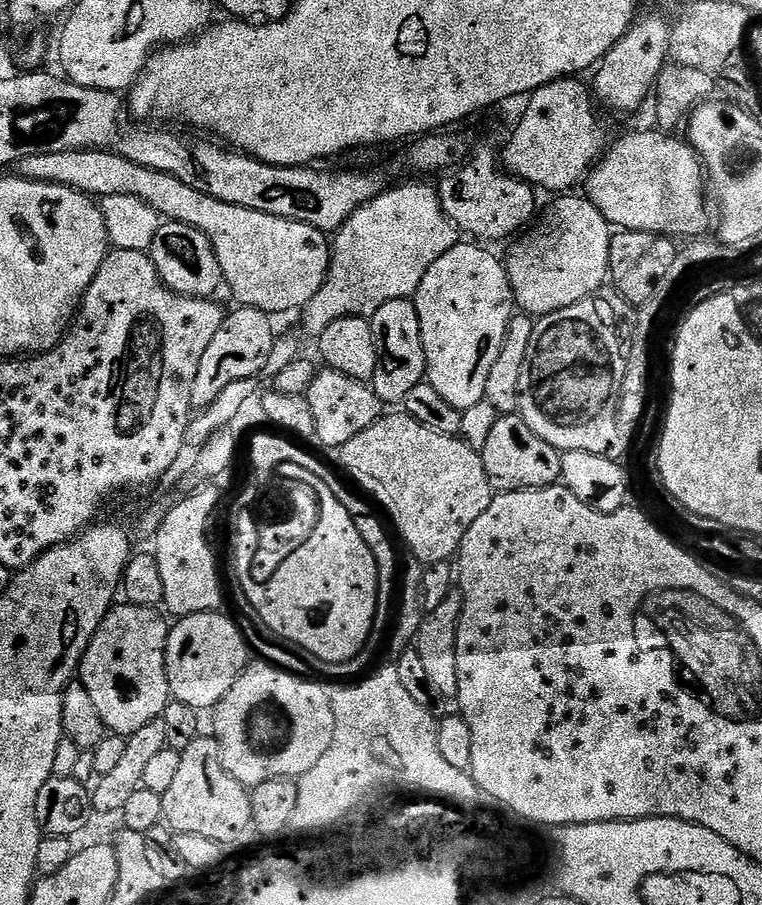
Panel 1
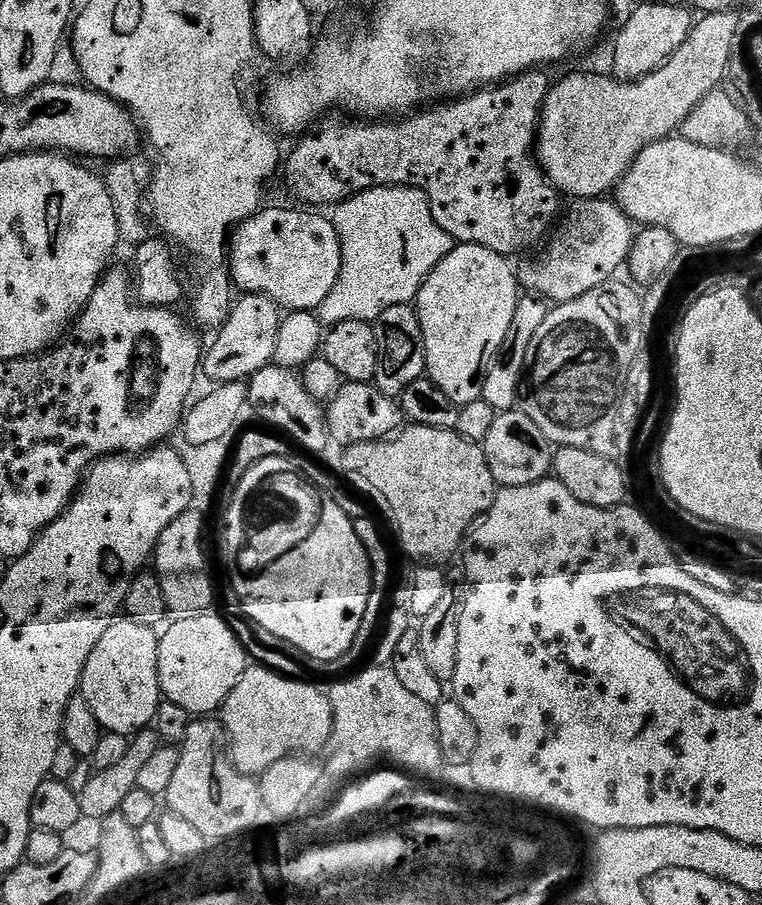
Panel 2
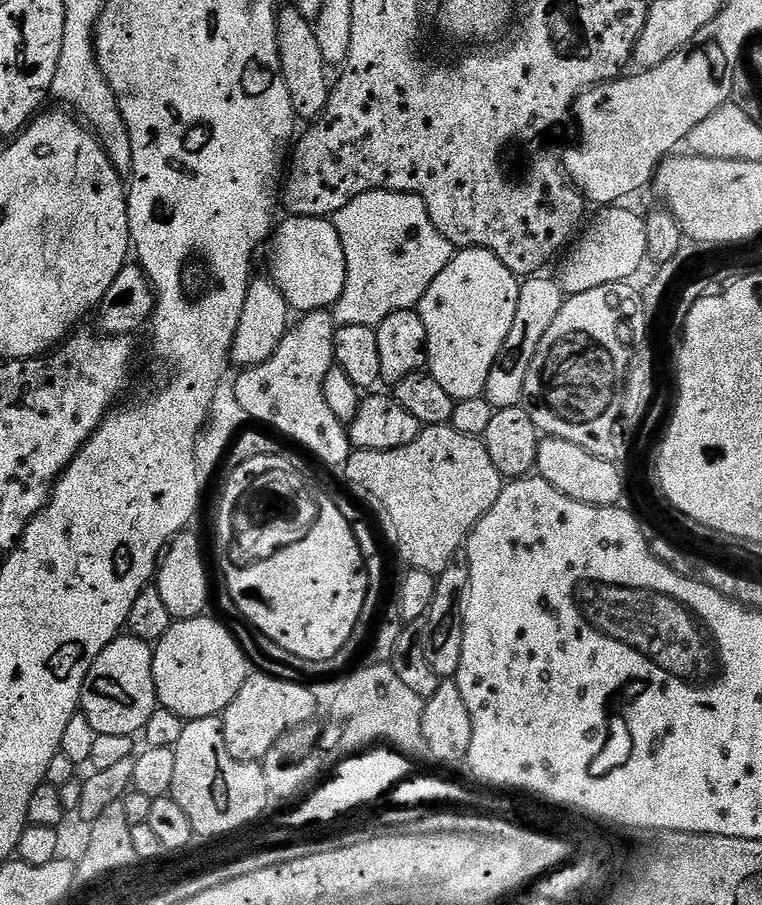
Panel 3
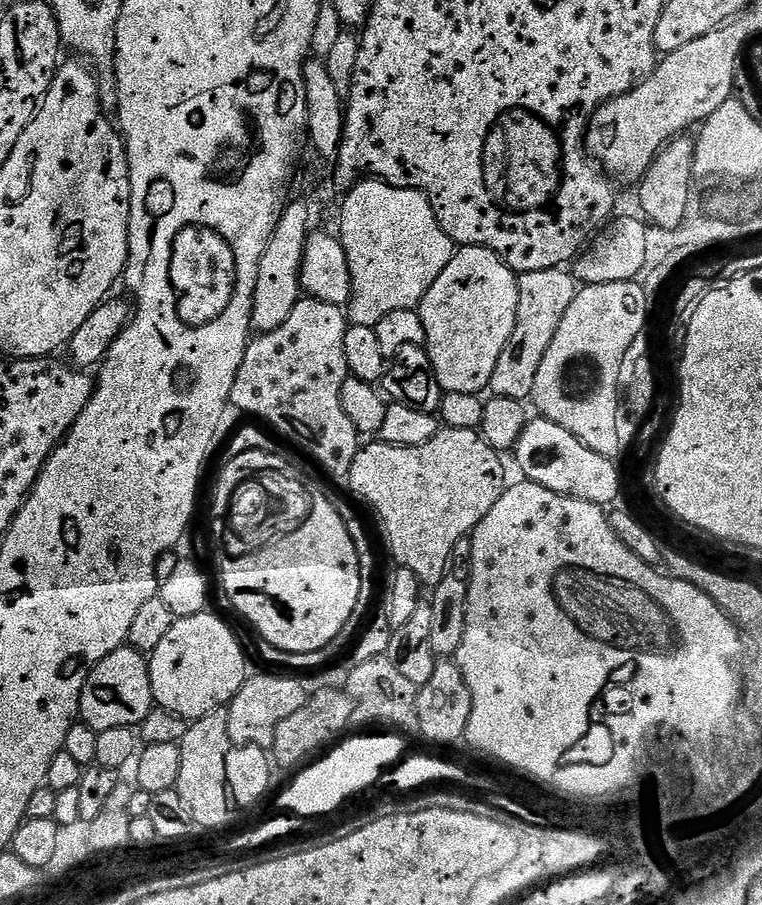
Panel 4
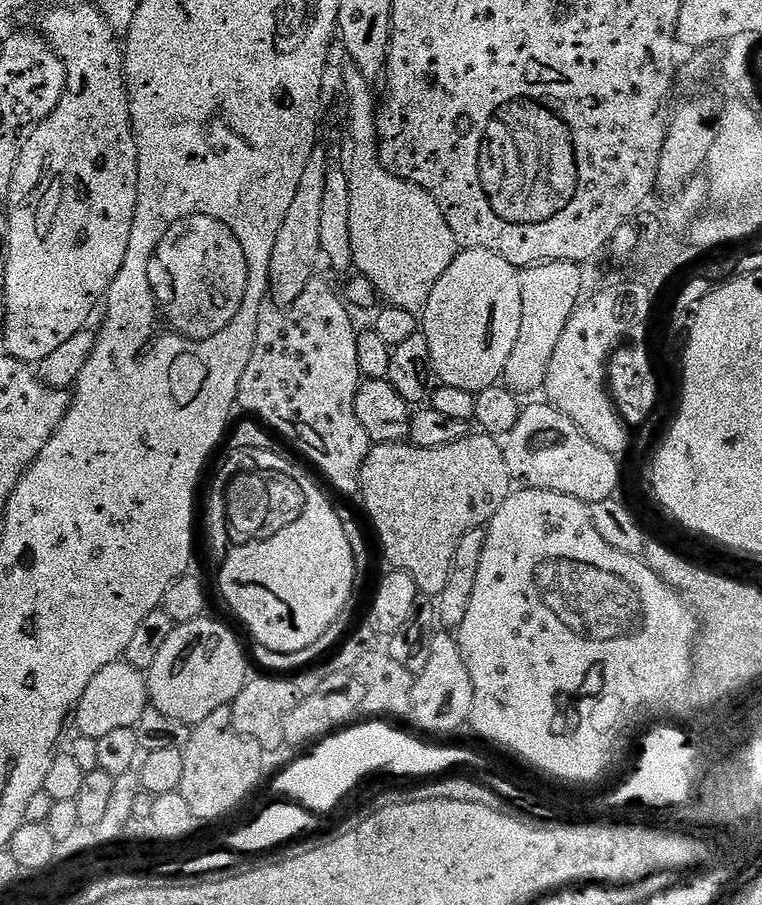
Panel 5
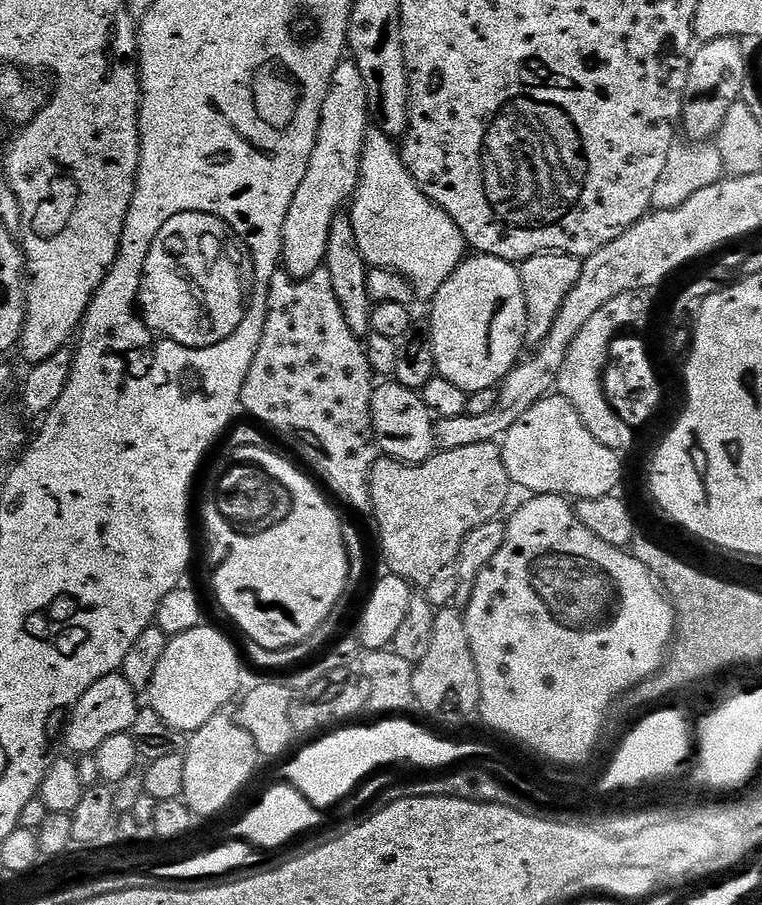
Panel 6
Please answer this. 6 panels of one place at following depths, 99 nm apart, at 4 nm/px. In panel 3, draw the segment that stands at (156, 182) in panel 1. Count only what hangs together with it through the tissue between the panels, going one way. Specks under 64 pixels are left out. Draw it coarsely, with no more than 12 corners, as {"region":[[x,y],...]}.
{"region":[[333,221],[273,231],[270,278],[293,311],[333,307],[346,258]]}

